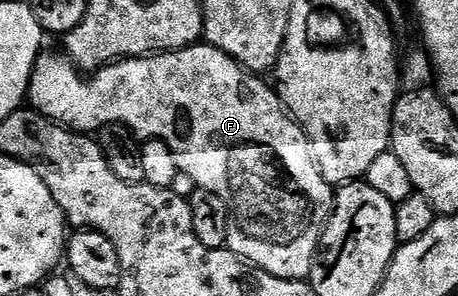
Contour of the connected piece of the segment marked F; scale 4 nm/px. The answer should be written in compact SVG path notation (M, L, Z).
M199 44L197 46L190 46L186 50L171 50L164 54L156 54L153 56L147 56L145 58L124 58L117 62L111 62L102 67L100 70L93 71L87 77L83 71L79 70L77 66L74 65L73 62L70 61L69 57L65 53L59 52L59 54L46 54L47 52L39 53L38 59L34 62L34 71L32 72L32 76L30 77L30 88L28 91L28 102L33 109L37 110L39 114L43 114L48 120L52 120L56 123L57 126L65 126L67 130L74 130L78 134L84 134L87 136L93 135L100 128L104 128L108 124L116 124L117 122L121 124L121 126L127 126L127 128L133 132L139 139L142 140L157 140L159 142L163 142L164 144L168 144L168 148L172 148L172 152L176 156L176 164L178 165L179 171L183 175L186 174L188 177L194 181L193 185L200 190L207 190L208 192L216 192L216 196L220 196L220 200L224 200L224 204L226 205L226 209L230 211L230 219L228 220L228 240L226 241L226 246L231 250L232 253L238 255L239 258L250 263L251 267L263 270L264 272L268 272L272 276L276 276L277 278L292 278L295 280L306 280L310 277L310 269L312 268L312 264L314 263L314 255L318 252L318 243L322 240L322 232L326 228L326 220L330 217L330 211L334 208L334 195L335 191L332 189L330 183L326 182L320 176L320 172L318 171L318 165L316 164L316 160L312 156L312 148L310 147L310 141L306 139L306 134L302 130L302 127L298 125L297 122L294 121L293 118L290 117L289 113L284 109L282 105L282 99L278 97L277 93L273 89L270 89L264 85L261 80L261 77L256 74L250 73L250 71L245 70L243 66L241 66L236 60L232 60L225 54L224 52L220 52L216 49L215 46L209 44Z

